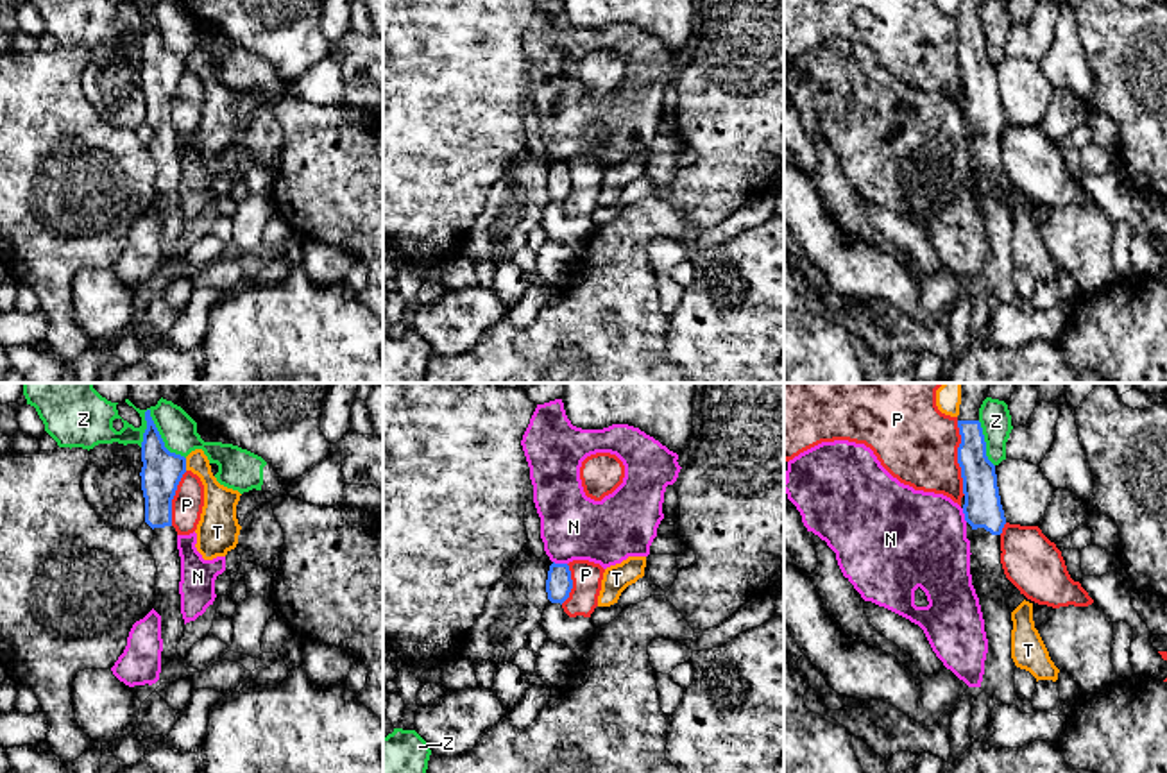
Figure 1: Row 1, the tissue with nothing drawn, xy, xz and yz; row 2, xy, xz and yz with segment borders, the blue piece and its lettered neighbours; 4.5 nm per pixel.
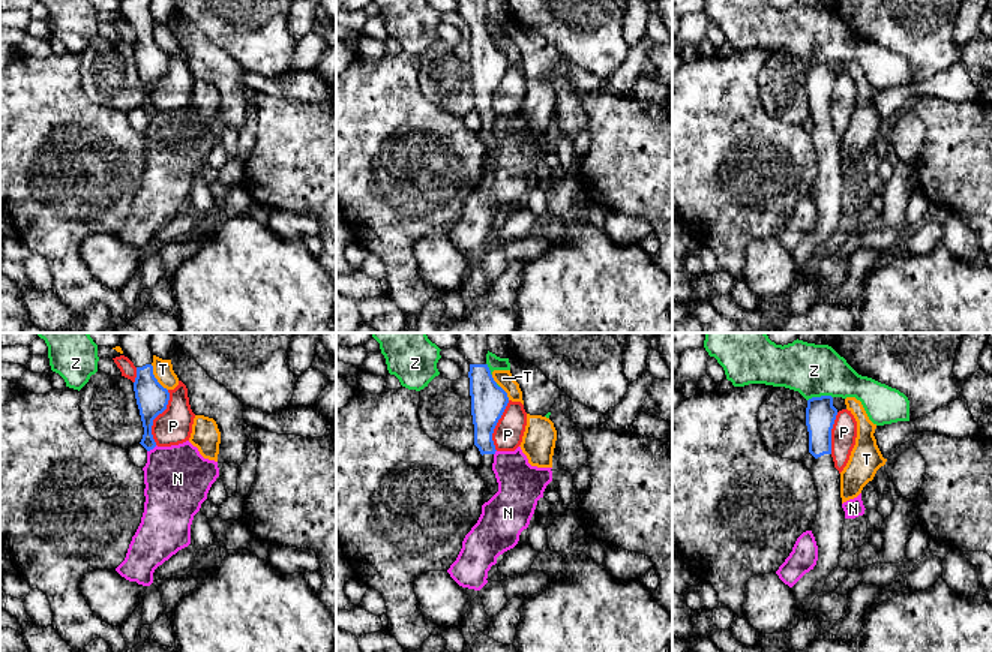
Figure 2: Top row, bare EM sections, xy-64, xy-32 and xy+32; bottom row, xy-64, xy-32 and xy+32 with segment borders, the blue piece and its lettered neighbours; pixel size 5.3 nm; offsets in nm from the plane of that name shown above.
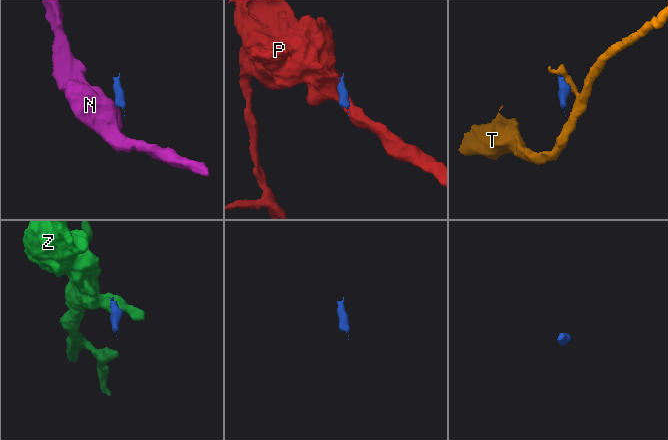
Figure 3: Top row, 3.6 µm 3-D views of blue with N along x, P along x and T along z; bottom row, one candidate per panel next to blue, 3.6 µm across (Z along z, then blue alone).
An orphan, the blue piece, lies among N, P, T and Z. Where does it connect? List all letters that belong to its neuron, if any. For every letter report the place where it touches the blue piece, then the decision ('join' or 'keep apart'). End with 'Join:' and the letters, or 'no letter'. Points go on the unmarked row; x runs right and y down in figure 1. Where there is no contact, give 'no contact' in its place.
N: xz (561, 163) | keep apart
P: yz (958, 58) | keep apart
T: xy (185, 63) | keep apart
Z: xy (160, 36) | keep apart
Join: no letter

